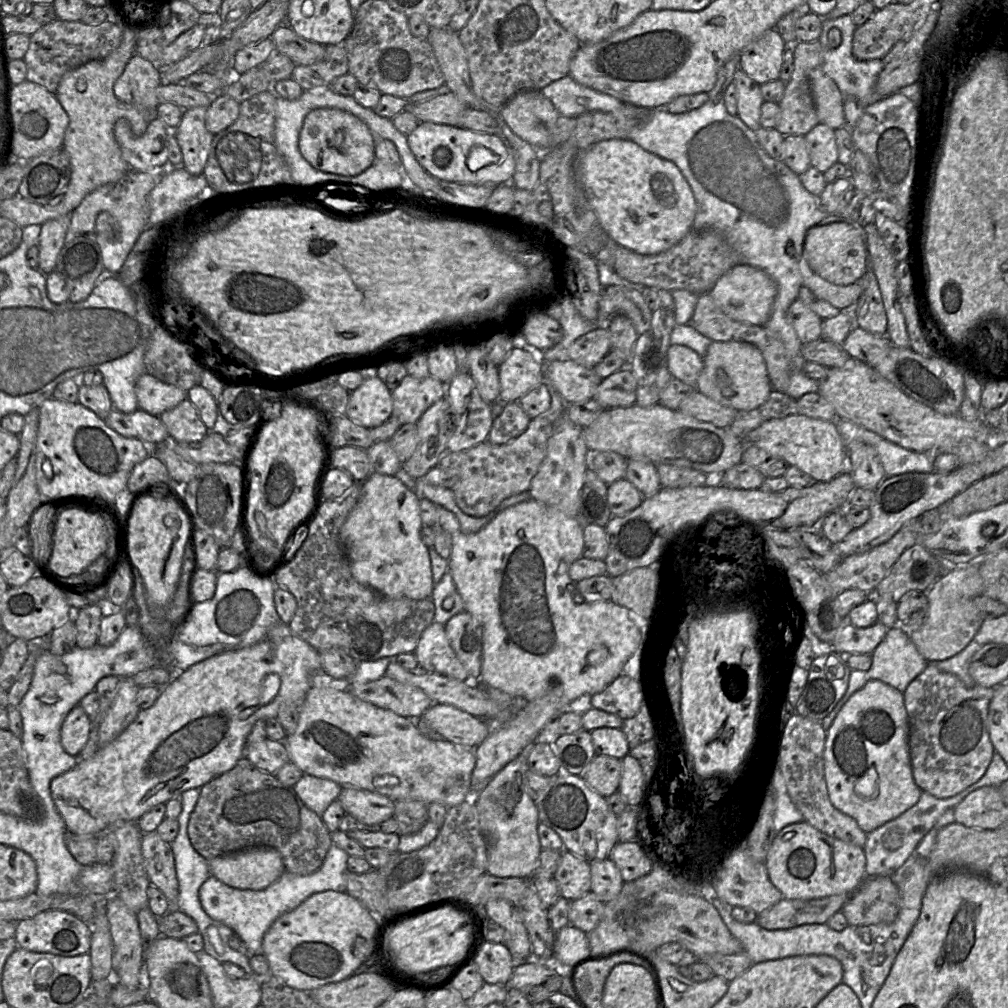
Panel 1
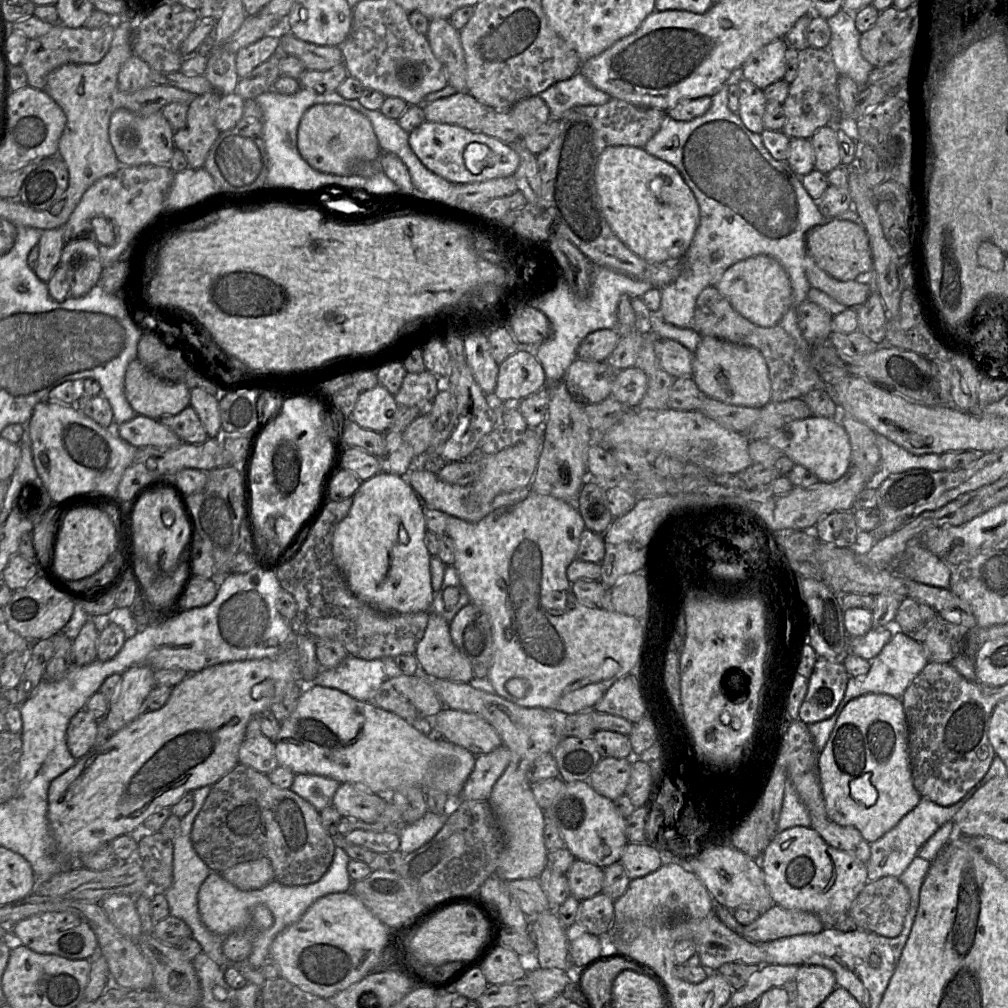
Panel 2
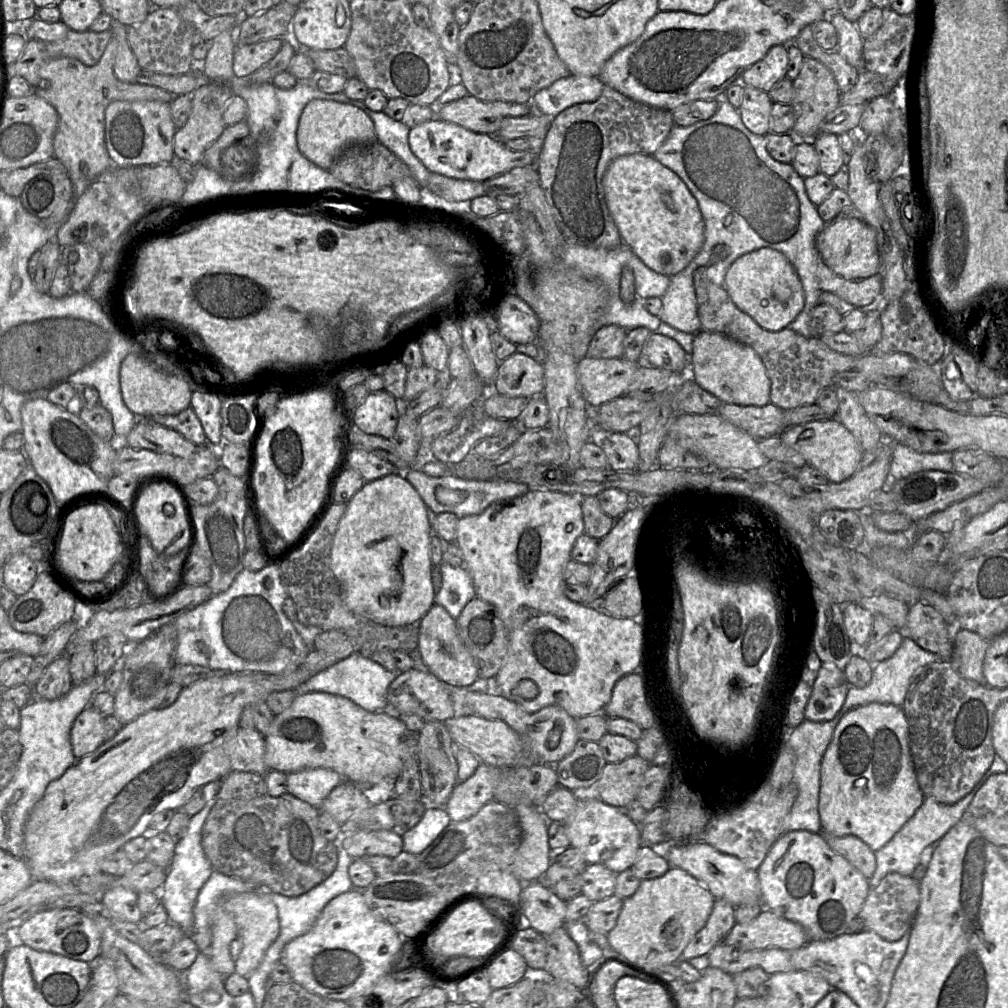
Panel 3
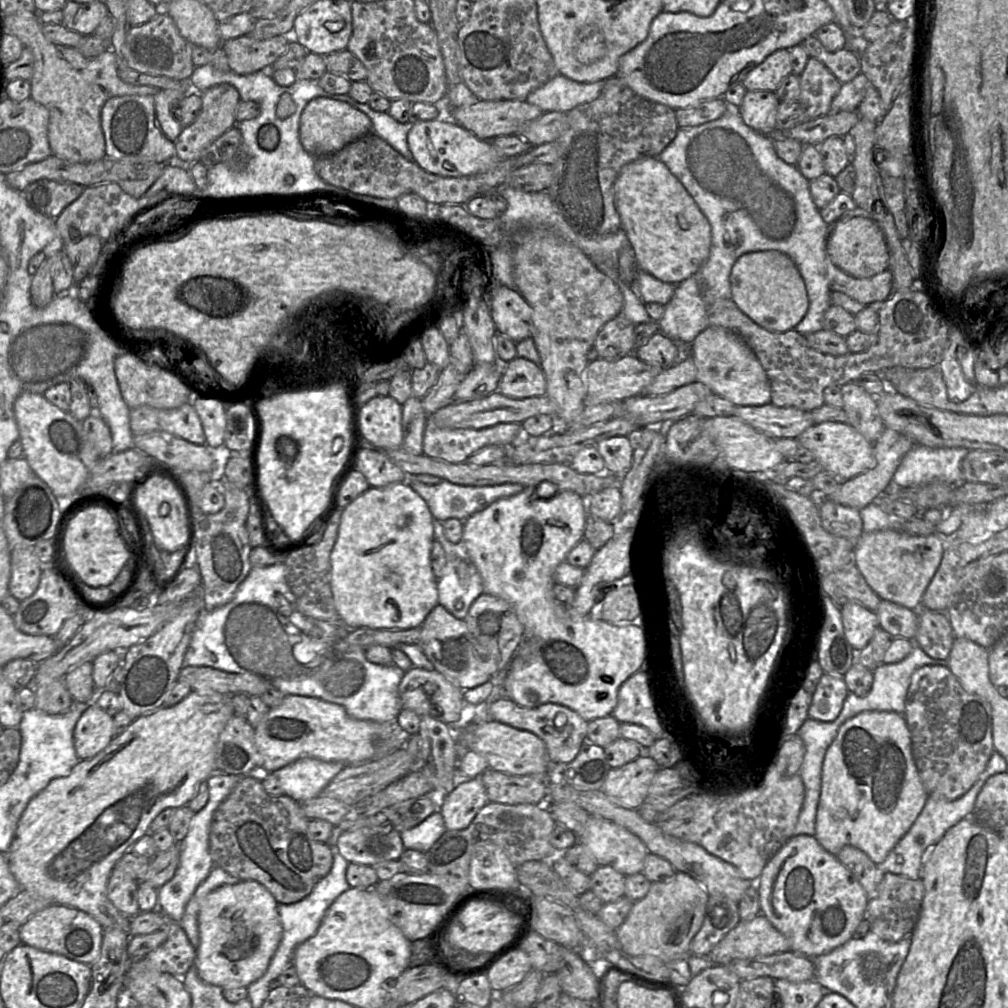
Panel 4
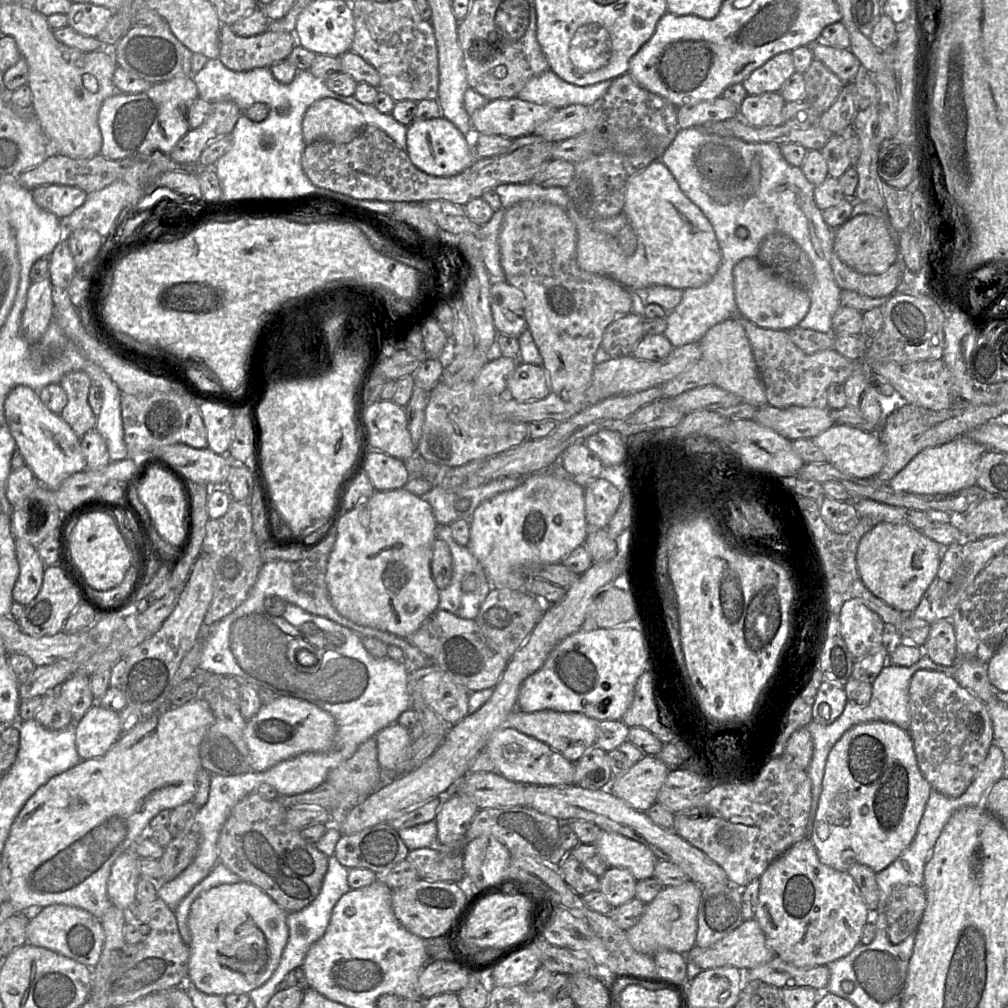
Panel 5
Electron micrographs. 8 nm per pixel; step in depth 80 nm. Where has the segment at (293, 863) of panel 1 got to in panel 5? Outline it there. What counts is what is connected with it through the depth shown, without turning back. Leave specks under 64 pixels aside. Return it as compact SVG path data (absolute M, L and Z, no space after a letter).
M254 791L234 807L221 829L217 846L218 862L239 875L242 881L260 888L288 914L304 909L318 896L328 870L328 857L315 844L307 842L301 830L289 824L287 811L276 798L268 799Z

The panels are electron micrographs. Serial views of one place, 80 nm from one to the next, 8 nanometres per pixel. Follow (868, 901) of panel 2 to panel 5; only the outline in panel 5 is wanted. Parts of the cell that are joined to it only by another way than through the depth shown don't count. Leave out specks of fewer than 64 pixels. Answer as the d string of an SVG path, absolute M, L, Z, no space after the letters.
M896 885L884 908L886 932L892 944L899 944L915 934L926 907L923 886Z

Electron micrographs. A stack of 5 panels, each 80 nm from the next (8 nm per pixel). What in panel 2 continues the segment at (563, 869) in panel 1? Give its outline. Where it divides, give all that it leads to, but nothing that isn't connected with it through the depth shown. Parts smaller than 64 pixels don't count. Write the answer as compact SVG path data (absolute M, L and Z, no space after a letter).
M575 859L565 875L571 895L579 901L602 892L604 872L601 867Z

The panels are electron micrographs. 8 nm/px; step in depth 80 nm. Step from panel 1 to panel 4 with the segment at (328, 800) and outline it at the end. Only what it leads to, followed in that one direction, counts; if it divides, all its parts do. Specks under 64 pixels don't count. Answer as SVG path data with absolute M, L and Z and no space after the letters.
M305 757L270 774L279 779L285 795L298 802L305 802L319 796L346 765L348 764L345 762L329 762Z

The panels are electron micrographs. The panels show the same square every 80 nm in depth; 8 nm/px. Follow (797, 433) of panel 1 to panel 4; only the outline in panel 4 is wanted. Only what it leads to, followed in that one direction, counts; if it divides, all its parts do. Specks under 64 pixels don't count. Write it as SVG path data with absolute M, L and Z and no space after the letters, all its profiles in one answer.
M822 422L814 424L804 430L796 439L815 455L815 461L823 467L824 471L833 474L840 482L850 480L876 465L873 444L847 423Z

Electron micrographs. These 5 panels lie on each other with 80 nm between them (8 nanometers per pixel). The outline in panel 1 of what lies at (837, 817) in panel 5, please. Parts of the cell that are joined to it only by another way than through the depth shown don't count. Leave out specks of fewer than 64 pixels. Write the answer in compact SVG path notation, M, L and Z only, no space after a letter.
M869 680L839 711L826 733L823 760L830 802L837 810L852 817L865 833L897 818L920 799L922 791L912 773L904 695L880 680Z

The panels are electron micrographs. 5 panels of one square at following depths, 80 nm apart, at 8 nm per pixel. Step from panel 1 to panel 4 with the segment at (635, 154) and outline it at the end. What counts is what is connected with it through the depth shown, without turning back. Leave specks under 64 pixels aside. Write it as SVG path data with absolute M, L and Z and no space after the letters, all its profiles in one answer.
M643 157L624 165L614 183L621 228L634 248L638 269L658 280L678 285L707 260L711 225L683 184L658 159Z

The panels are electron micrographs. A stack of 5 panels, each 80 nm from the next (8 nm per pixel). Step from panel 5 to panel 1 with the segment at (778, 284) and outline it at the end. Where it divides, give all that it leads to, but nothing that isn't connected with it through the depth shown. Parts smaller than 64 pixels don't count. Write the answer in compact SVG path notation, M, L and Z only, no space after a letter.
M739 264L723 274L708 293L729 318L752 325L764 325L771 315L777 287L770 276L761 269Z

